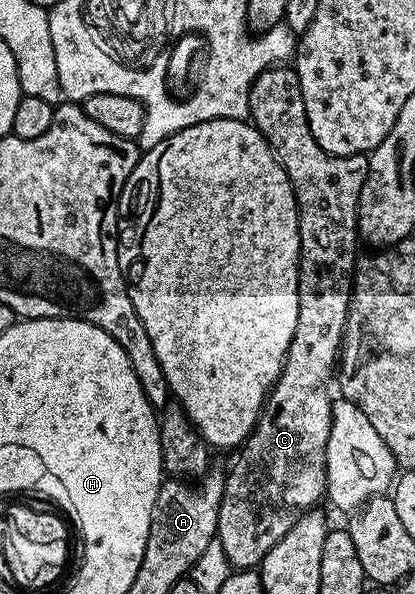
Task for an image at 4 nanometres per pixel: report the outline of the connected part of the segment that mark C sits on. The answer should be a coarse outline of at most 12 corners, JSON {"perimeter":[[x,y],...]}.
{"perimeter":[[295,68],[251,124],[300,216],[298,323],[224,473],[233,570],[325,500],[328,390],[358,264],[368,158],[330,155]]}

